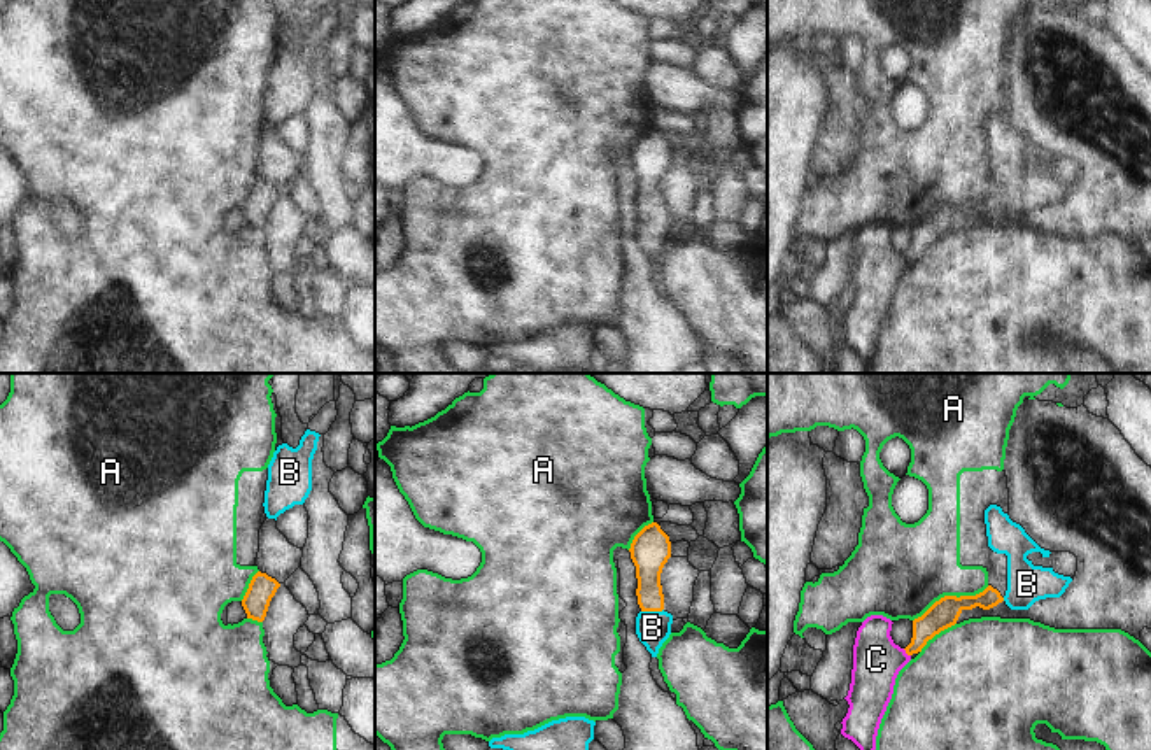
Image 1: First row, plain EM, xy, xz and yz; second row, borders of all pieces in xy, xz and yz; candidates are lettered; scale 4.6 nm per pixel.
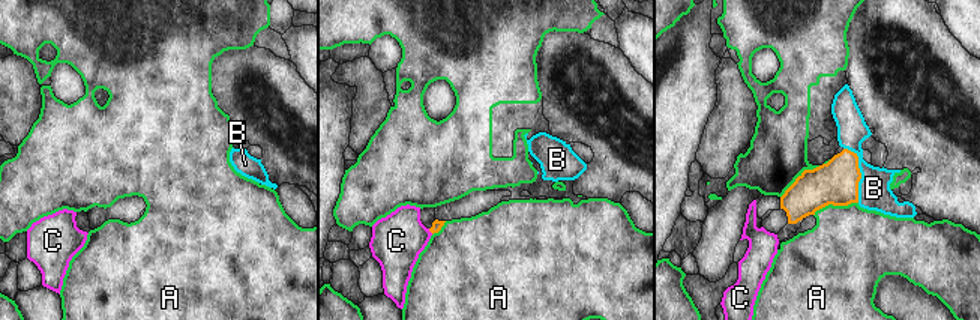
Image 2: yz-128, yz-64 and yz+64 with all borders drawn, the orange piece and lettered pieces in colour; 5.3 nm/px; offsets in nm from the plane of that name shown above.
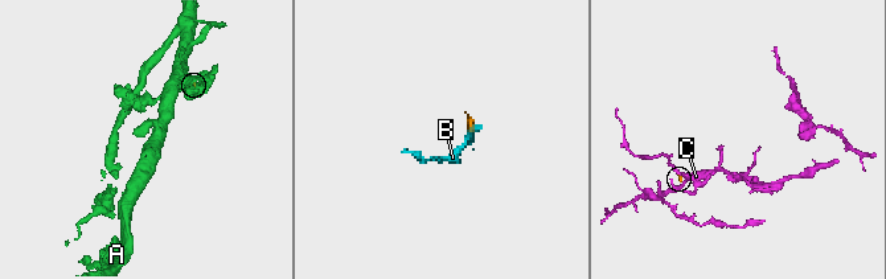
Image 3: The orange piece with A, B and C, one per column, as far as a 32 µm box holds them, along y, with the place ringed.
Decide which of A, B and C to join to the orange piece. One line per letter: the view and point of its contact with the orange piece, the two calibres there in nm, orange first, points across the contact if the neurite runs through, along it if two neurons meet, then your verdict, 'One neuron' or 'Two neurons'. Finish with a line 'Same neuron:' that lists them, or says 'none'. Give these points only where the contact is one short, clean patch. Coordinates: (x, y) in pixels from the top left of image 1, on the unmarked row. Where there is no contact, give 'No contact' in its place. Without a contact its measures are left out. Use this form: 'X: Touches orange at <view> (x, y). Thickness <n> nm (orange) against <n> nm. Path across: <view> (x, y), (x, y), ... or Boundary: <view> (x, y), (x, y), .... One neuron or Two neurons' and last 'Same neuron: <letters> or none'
A: Touches orange at yz (950, 204). Thickness 140 nm (orange) against 420 nm. Two neurons
B: Touches orange at xz (652, 218). Thickness 160 nm (orange) against 160 nm. Path across: xz (649, 163), (652, 218), (652, 235). One neuron
C: Touches orange at yz (906, 260). Thickness 140 nm (orange) against 220 nm. Boundary: yz (903, 256), (910, 263). Two neurons
Same neuron: B.

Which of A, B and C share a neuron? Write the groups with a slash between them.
A / B / C

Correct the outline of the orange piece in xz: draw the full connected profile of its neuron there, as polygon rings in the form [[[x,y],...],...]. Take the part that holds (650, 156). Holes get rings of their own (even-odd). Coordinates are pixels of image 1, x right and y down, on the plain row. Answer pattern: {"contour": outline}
{"contour": [[[657,130],[645,133],[631,151],[631,166],[636,173],[638,212],[636,242],[652,265],[671,242],[673,223],[664,217],[660,180],[671,165],[669,144]]]}

